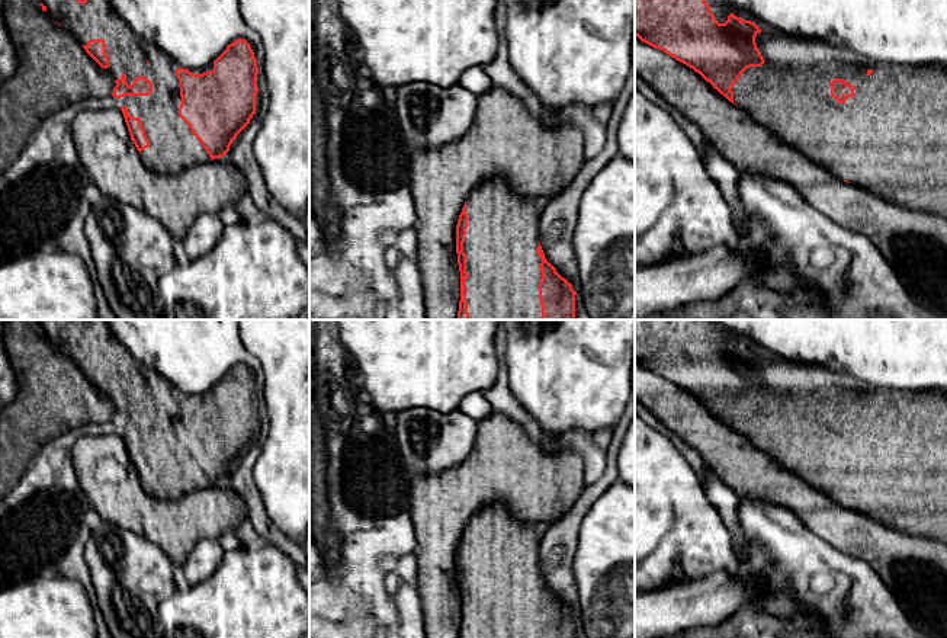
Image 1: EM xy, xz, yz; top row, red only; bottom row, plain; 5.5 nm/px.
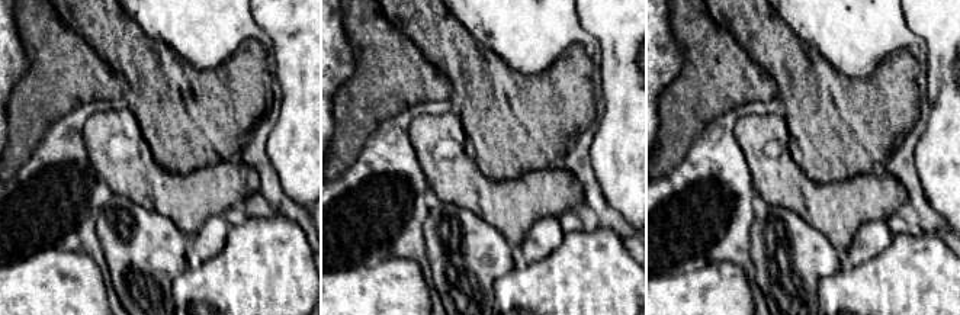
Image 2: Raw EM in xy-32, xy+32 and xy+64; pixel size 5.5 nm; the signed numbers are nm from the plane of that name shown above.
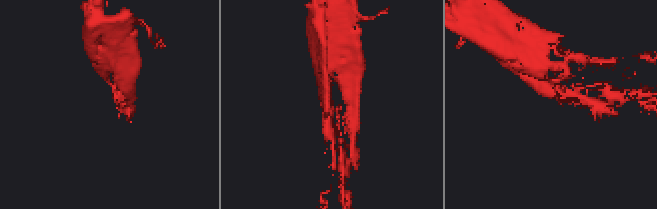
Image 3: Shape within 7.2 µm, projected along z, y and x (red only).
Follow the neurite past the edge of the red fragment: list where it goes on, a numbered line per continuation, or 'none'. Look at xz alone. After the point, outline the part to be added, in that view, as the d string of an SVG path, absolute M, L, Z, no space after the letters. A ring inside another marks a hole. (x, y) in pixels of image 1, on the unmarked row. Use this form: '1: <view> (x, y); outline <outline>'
1: xz (503, 560); outline M495 503L469 519L466 539L463 577L468 638L542 638L539 625L542 583L536 578L540 562L540 529L517 520L503 503Z

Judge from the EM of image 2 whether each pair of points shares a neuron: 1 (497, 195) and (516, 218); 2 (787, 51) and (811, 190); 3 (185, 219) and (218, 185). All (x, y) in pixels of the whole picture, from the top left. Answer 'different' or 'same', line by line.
1: same
2: different
3: same

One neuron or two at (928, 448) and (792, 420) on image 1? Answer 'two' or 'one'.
one

